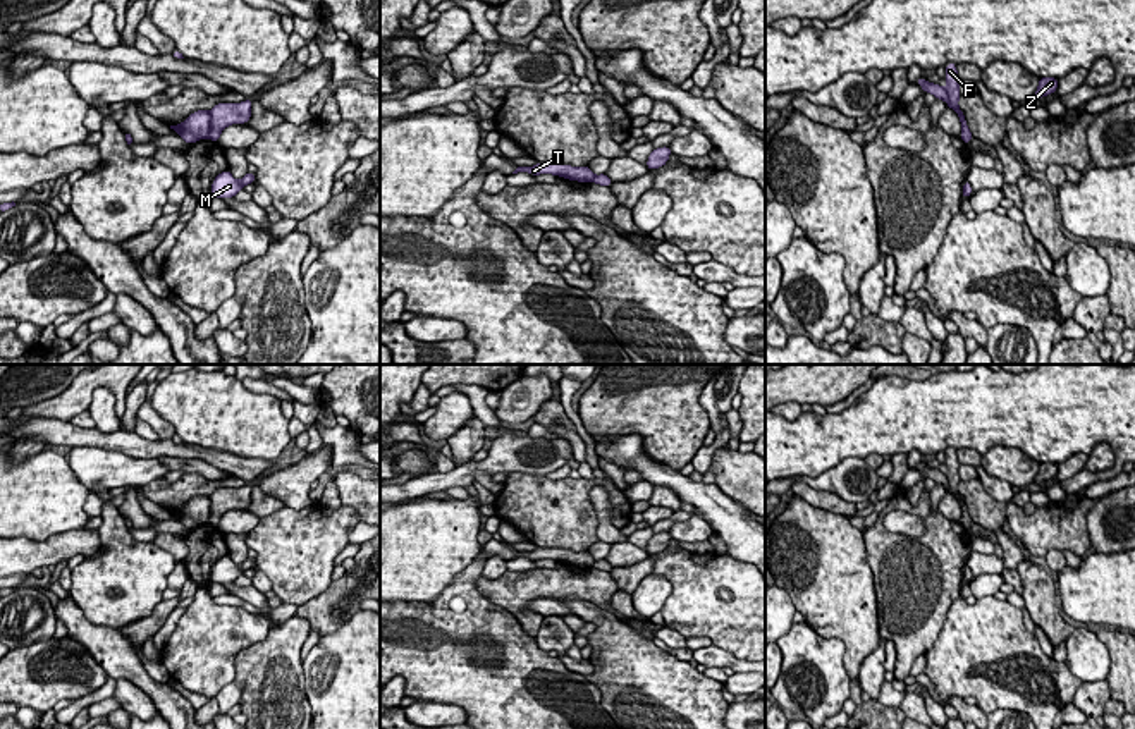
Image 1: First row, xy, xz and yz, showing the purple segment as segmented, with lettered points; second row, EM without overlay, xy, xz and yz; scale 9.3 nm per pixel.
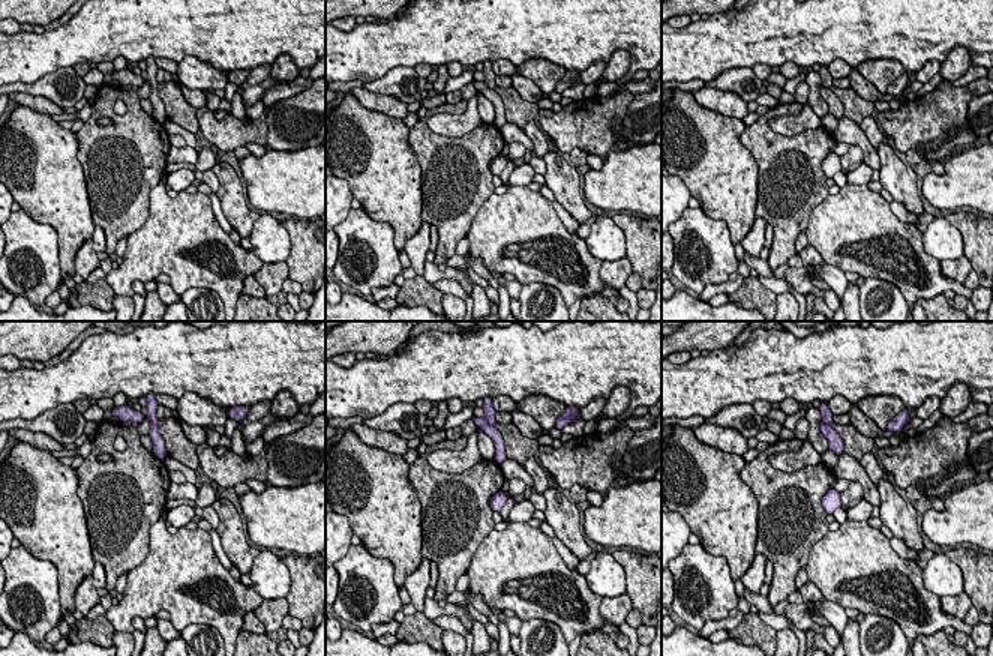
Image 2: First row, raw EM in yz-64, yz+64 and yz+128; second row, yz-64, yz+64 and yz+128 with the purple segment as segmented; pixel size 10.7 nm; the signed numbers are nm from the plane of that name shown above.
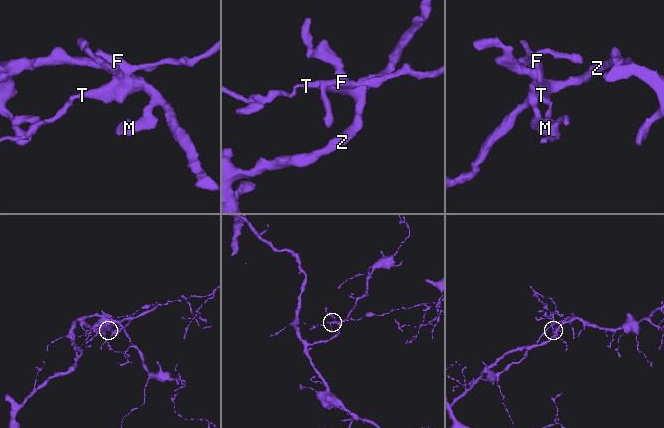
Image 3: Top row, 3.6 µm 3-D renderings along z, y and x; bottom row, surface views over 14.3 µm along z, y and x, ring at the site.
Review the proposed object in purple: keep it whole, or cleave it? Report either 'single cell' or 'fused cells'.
fused cells

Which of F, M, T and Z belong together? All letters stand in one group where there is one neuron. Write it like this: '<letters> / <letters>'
F T / M Z

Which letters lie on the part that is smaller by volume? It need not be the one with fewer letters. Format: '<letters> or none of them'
F, T

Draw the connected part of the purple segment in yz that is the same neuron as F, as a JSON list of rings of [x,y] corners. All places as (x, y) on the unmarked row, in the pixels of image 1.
[[[949,447],[946,452],[946,461],[944,464],[948,466],[948,483],[949,483],[949,493],[954,495],[958,499],[958,504],[961,507],[963,500],[958,497],[960,495],[960,490],[958,490],[958,485],[960,485],[960,463],[958,463],[958,456],[956,456],[956,449]]]

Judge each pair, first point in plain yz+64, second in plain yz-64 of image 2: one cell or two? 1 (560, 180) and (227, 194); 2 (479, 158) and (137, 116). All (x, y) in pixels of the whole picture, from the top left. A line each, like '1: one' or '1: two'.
1: one
2: one

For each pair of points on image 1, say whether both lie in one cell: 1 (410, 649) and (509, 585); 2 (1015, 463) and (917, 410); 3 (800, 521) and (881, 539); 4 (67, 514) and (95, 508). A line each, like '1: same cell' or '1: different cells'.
1: different cells
2: different cells
3: different cells
4: different cells

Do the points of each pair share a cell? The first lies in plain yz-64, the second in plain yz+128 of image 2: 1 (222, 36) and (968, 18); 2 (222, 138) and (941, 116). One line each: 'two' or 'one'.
1: one
2: one

